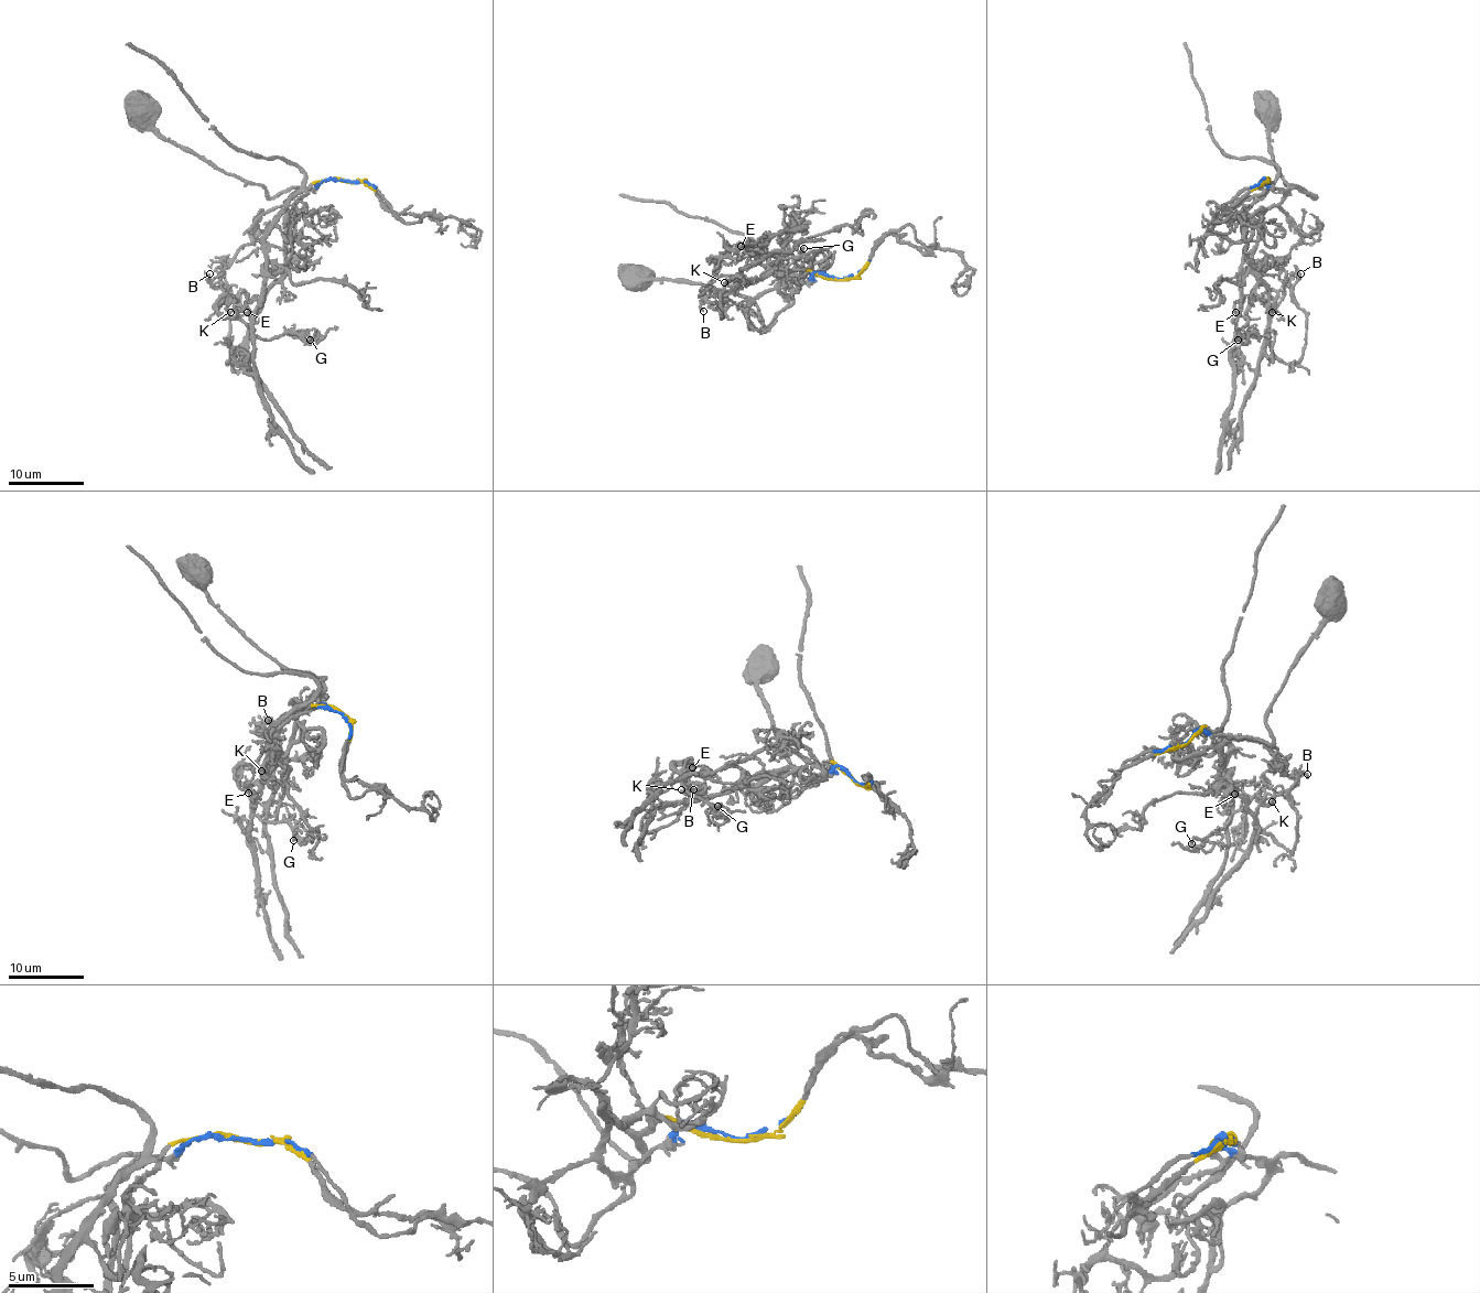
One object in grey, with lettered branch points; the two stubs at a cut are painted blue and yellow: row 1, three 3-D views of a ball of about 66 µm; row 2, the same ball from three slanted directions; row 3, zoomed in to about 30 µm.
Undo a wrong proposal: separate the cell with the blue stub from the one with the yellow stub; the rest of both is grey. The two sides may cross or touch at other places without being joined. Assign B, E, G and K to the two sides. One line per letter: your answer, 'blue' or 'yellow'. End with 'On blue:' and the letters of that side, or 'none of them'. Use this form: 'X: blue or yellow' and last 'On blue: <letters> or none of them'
B: blue
E: yellow
G: yellow
K: blue
On blue: B, K

